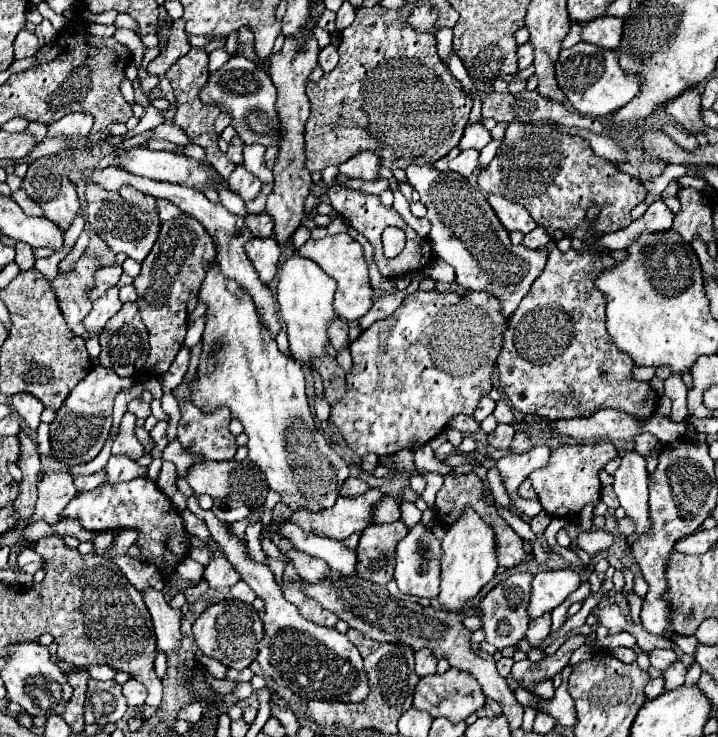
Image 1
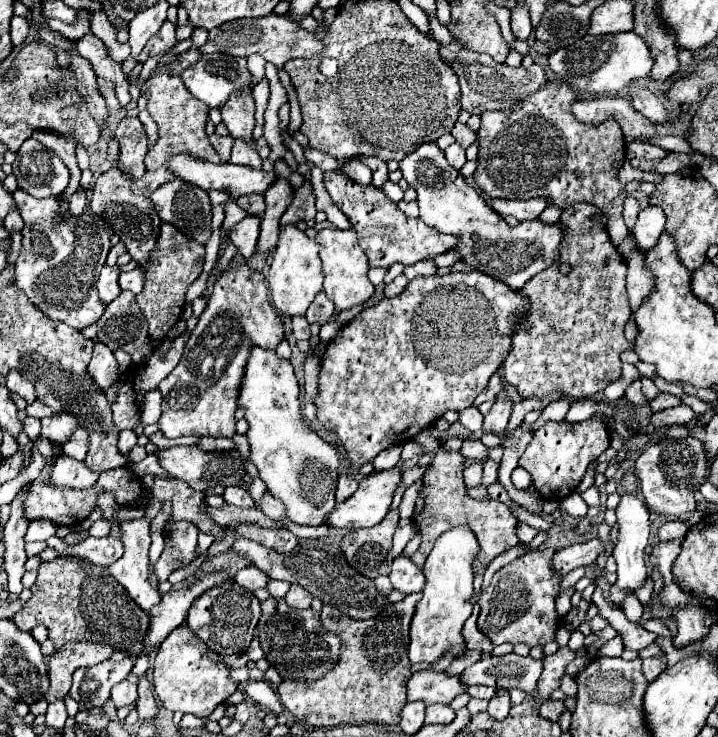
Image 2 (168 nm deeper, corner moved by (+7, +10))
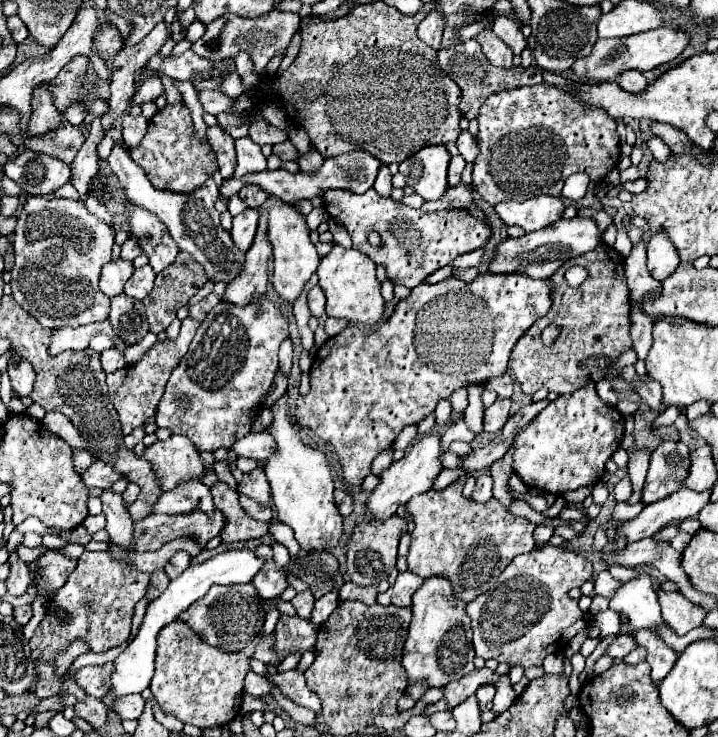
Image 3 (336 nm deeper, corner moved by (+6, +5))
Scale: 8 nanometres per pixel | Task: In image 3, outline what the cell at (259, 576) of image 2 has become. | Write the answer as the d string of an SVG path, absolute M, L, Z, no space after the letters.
M257 546L255 554L265 560L263 566L261 566L261 570L251 580L251 584L255 586L259 598L269 600L269 598L281 596L281 592L287 588L287 578L285 578L285 572L279 570L275 566L275 562L273 562L271 546Z

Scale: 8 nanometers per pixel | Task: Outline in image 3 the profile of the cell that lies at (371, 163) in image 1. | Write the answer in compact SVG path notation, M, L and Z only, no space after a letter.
M385 164L379 168L379 174L377 174L377 180L375 180L375 186L373 188L381 196L389 196L391 194L391 190L393 190L393 186L391 186L391 174L389 174L389 170L387 170Z

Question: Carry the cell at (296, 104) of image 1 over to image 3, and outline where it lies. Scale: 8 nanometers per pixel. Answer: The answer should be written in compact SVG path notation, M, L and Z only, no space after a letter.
M261 216L255 242L245 258L245 266L243 266L241 274L233 282L227 284L227 292L223 294L223 300L243 306L251 300L251 296L265 294L267 262L269 262L273 250L271 250L271 242L267 236L267 222L263 222L263 220L265 218Z

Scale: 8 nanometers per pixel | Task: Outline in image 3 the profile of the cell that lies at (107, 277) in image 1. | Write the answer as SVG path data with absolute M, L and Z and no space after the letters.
M129 238L123 246L121 246L121 258L125 260L133 260L141 254L141 248L137 246L137 242L133 242L133 238Z

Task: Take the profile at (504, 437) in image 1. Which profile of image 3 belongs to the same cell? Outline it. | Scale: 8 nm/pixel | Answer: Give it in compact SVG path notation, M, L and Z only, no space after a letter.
M497 400L493 406L485 408L485 420L483 420L485 428L483 430L489 434L499 432L509 418L509 410L511 410L511 400Z

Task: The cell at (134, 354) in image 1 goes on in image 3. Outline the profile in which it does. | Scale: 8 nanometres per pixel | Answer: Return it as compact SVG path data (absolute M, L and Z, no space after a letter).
M121 294L117 298L111 298L111 314L109 322L117 338L123 342L139 342L147 336L149 326L145 322L145 308L143 302L129 298L127 294Z

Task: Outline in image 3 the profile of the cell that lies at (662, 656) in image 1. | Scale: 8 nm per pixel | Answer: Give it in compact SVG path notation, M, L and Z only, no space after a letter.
M617 636L605 654L611 658L625 658L635 648L637 648L637 640L633 636Z

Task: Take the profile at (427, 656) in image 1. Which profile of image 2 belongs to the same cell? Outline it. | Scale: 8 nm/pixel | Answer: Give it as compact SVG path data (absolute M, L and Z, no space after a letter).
M454 527L436 541L424 565L426 587L422 589L422 599L416 605L416 613L410 623L410 663L436 663L446 651L452 651L452 655L462 655L466 651L462 627L472 613L472 561L476 553L478 541L468 527Z

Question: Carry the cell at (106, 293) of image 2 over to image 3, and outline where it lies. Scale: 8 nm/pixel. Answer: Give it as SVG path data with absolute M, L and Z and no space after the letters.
M119 258L119 260L107 262L101 270L101 280L99 280L101 292L109 298L123 294L123 286L131 274L133 274L133 264L129 260Z

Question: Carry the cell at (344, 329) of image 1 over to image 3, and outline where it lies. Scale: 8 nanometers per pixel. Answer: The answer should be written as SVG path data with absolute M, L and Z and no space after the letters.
M313 286L313 288L309 290L307 298L309 298L309 310L311 310L311 316L321 318L321 316L325 314L325 304L327 304L323 290L321 290L319 286Z

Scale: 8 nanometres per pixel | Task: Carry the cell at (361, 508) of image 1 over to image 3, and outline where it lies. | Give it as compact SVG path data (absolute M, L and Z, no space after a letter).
M437 430L425 434L409 454L405 454L401 460L393 462L387 470L383 470L379 474L379 484L377 488L367 496L365 500L365 514L371 518L371 520L379 520L379 522L385 522L389 516L395 514L397 506L401 504L407 504L413 496L417 494L423 494L431 488L435 476L443 470L441 462L439 462L439 456L443 454L441 452L441 446L439 446L439 440L441 440L441 434Z

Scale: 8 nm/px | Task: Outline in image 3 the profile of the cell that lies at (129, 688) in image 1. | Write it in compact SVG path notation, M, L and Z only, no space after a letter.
M129 694L129 696L117 698L117 702L113 704L113 710L123 720L127 720L127 718L137 720L143 712L143 706L145 706L145 700L141 698L141 694Z

